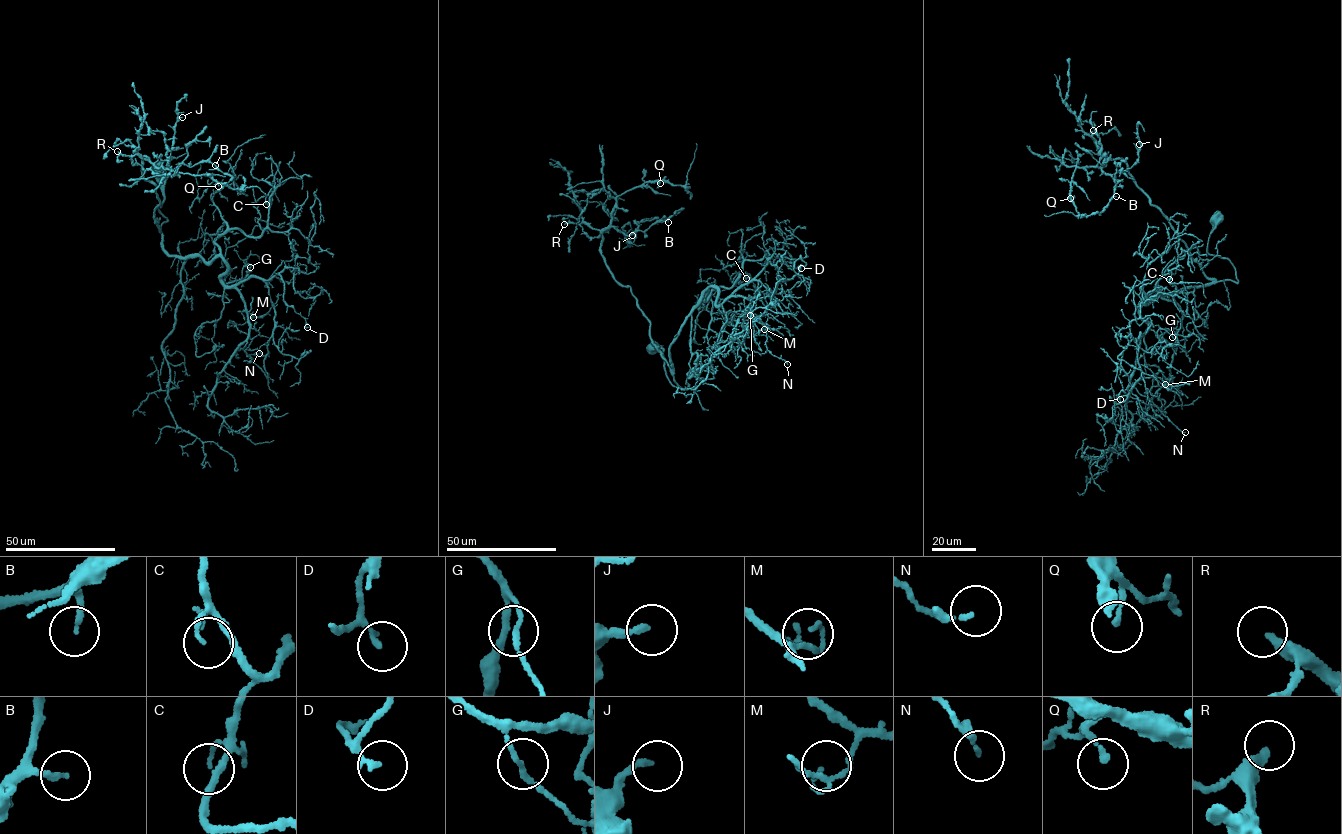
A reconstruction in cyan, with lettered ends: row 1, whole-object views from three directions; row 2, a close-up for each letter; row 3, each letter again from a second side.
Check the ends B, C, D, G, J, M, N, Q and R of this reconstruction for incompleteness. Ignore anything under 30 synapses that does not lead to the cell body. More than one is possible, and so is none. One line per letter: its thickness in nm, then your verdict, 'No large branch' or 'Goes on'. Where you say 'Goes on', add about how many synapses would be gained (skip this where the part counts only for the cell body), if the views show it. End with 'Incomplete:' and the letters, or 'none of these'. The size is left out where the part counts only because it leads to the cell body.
B: Thickness 170 nm. No large branch
C: Thickness 100 nm. No large branch
D: Thickness 160 nm. No large branch
G: Thickness 120 nm. No large branch
J: Thickness 180 nm. No large branch
M: Thickness 110 nm. No large branch
N: Thickness 140 nm. No large branch
Q: Thickness 170 nm. No large branch
R: Thickness 320 nm. Goes on. Roughly 90 synapses
Incomplete: R

